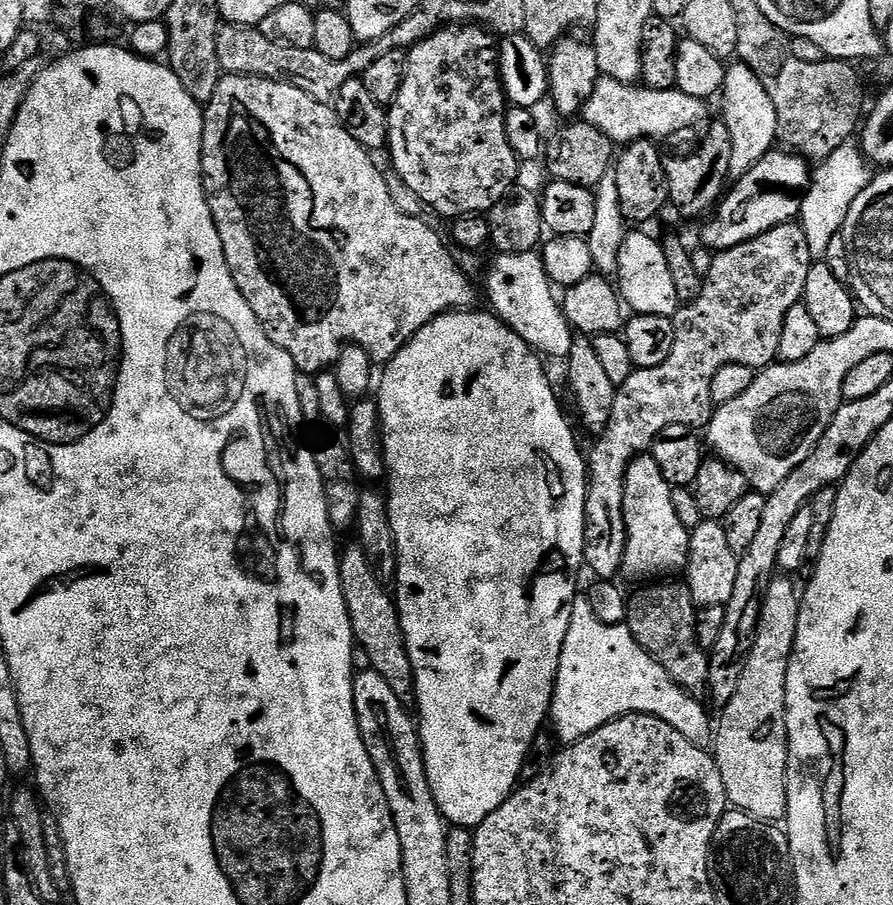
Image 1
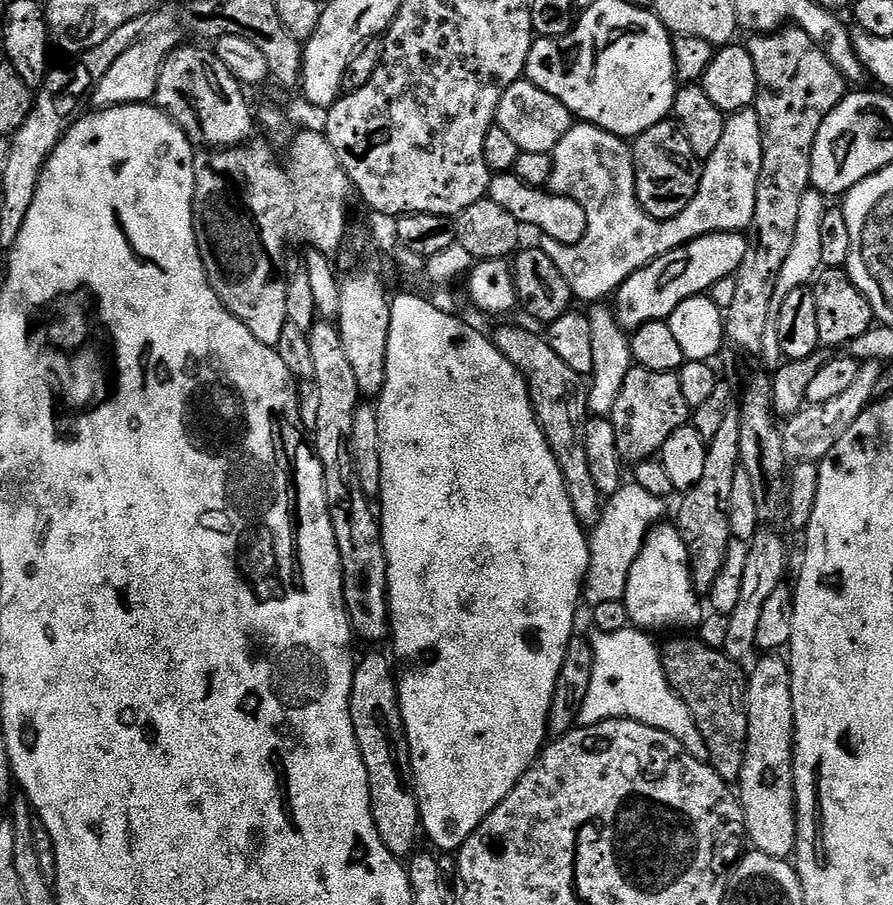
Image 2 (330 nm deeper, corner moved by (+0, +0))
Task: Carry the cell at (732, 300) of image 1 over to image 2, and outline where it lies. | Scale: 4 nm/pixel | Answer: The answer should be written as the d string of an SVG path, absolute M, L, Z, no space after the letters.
M632 367L630 374L626 374L626 382L622 382L622 390L618 390L618 402L614 402L610 419L618 434L618 454L625 465L635 466L653 459L666 438L690 420L690 409L686 398L682 398L679 375Z

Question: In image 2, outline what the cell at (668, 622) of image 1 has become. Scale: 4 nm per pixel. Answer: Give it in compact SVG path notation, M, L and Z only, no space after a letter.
M680 634L677 640L660 648L660 661L672 689L682 698L696 723L702 742L706 742L707 763L722 779L739 781L748 741L748 706L746 703L746 672L723 650L706 646L698 638Z

